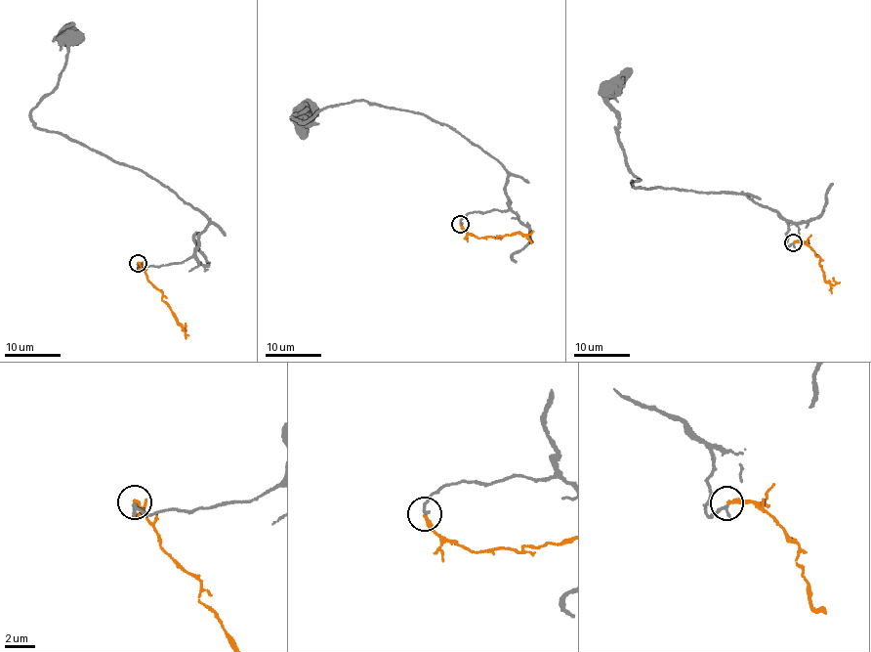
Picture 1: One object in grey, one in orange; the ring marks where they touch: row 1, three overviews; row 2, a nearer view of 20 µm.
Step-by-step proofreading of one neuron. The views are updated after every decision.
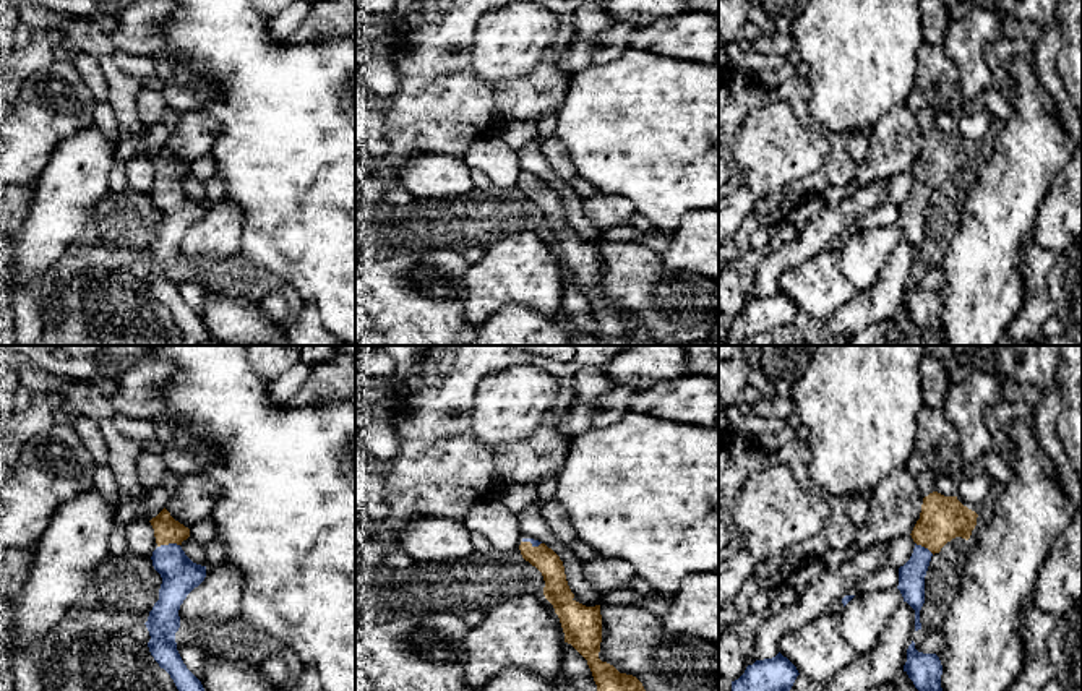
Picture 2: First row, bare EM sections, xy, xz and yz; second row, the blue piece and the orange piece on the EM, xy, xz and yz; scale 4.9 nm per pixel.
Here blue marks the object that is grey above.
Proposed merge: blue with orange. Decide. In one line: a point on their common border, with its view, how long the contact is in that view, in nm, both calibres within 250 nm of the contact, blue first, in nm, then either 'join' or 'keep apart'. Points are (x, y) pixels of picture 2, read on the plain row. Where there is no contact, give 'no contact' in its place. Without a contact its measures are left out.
contact xy (169, 180); length 110 nm; calibres 180 and 130 nm; join

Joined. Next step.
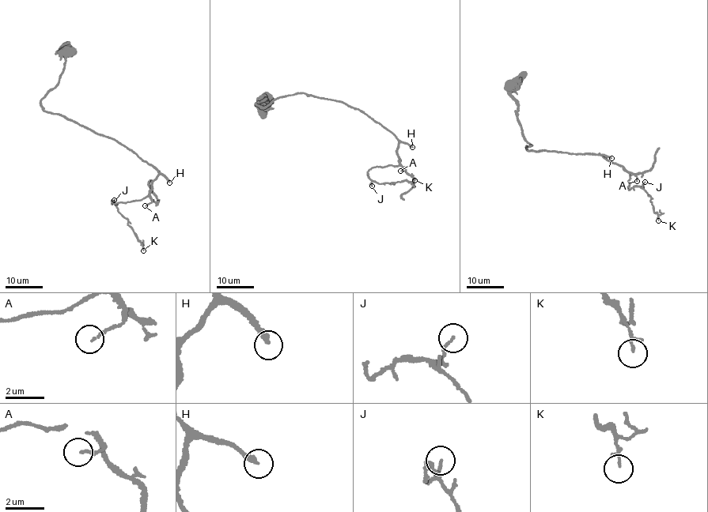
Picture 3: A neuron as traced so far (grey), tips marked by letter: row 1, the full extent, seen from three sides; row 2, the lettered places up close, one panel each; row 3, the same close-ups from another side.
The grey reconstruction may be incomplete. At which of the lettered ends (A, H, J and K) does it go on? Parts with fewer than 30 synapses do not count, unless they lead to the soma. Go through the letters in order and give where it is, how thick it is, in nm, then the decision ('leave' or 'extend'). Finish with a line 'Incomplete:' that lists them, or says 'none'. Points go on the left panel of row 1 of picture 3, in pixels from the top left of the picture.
A: at (145, 205); 120 nm thick; leave
H: at (169, 182); 240 nm thick; extend
J: at (114, 200); 130 nm thick; leave
K: at (143, 250); 70 nm thick; leave
Incomplete: H

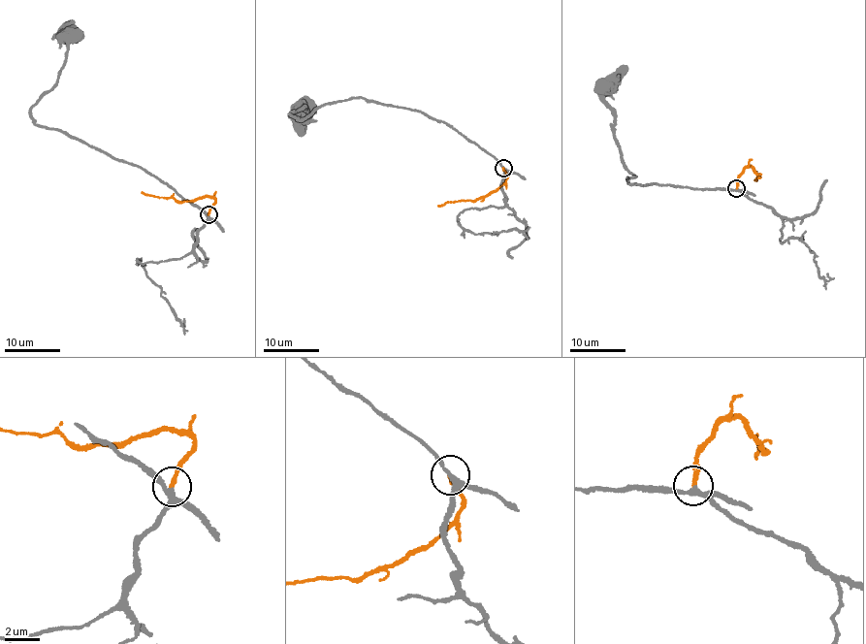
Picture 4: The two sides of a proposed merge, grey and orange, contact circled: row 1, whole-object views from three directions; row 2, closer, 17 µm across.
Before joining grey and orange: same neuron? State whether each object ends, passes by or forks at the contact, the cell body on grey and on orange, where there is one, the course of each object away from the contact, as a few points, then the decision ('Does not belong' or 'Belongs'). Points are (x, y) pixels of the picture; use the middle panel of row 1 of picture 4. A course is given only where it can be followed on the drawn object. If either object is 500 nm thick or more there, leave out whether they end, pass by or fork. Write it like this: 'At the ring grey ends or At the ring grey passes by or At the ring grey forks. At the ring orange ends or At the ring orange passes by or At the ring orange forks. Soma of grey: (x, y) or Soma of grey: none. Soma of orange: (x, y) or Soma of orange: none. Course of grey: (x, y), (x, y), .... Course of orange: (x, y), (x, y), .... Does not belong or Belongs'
At the ring grey passes by. At the ring orange ends. Soma of grey: (304, 113). Soma of orange: none. Course of grey: (503, 168), (409, 109), (355, 97), (300, 119), (290, 114), (304, 105), (303, 112). Course of orange: (503, 168), (506, 177), (498, 187), (476, 200), (447, 202), (437, 206). Belongs

